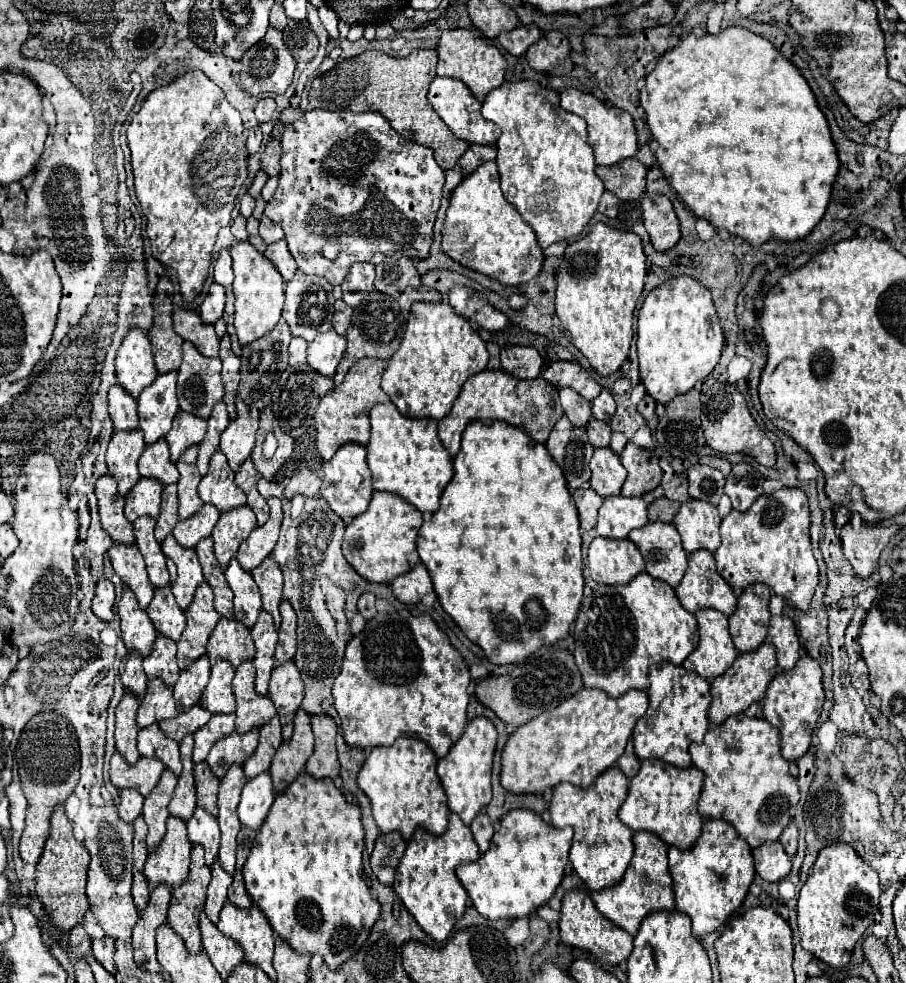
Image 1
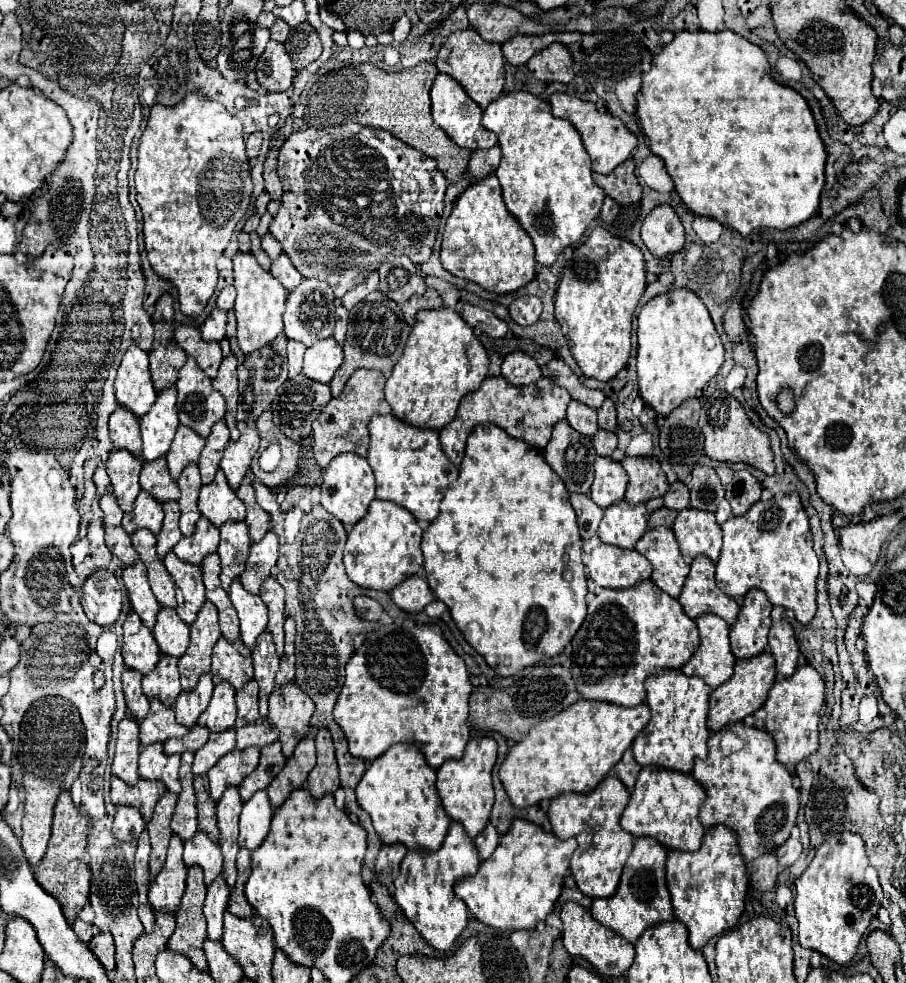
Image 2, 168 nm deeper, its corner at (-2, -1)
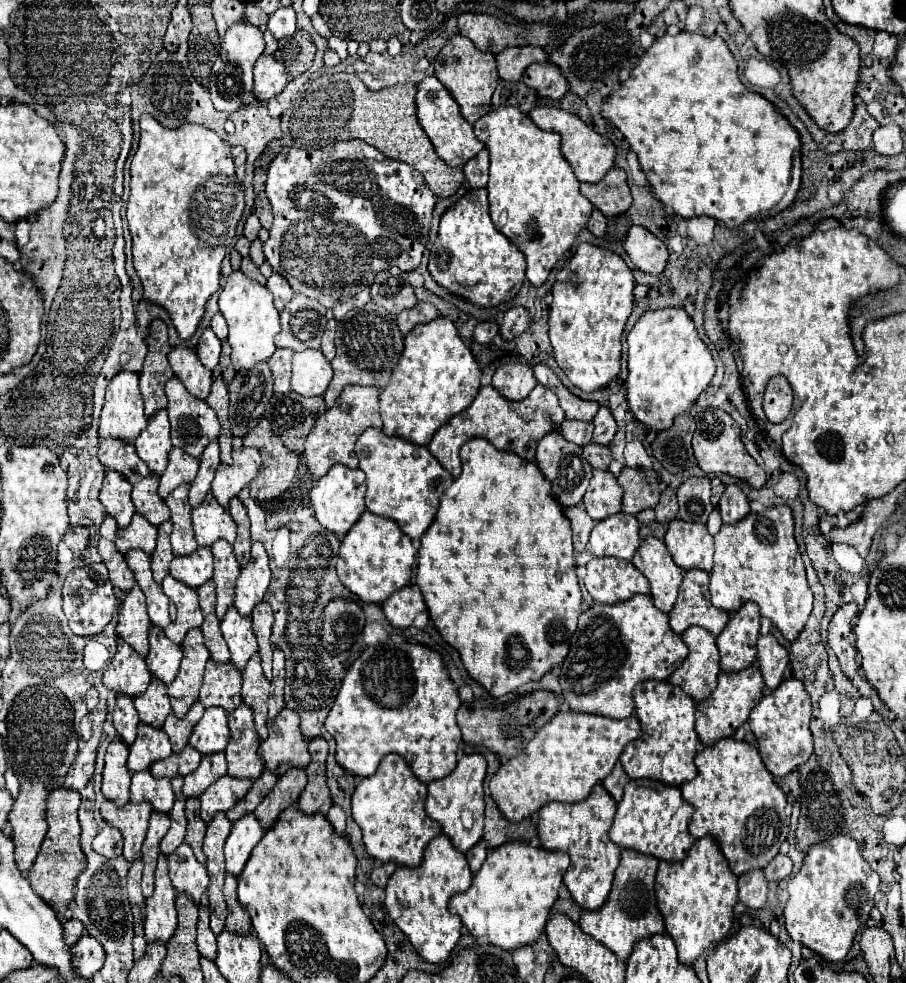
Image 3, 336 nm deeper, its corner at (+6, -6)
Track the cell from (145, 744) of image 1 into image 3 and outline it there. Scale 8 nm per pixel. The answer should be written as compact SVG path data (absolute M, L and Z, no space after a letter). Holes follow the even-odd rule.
M140 770L132 774L130 800L148 800L156 812L170 812L174 804L174 792L170 788L170 778L154 778L150 770Z

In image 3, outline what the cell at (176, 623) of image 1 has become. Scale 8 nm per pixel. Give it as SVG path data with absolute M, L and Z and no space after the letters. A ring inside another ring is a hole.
M158 626L150 628L150 652L146 656L146 664L154 676L158 676L162 682L170 684L178 672L182 660L182 648L174 644L164 630Z

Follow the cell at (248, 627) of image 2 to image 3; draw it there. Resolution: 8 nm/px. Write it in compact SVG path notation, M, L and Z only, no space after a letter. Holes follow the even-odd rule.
M230 606L220 628L222 628L226 644L230 648L230 660L234 662L234 666L238 670L244 670L250 656L256 654L256 650L258 650L254 628L252 628L252 618L240 616L238 610L234 606Z

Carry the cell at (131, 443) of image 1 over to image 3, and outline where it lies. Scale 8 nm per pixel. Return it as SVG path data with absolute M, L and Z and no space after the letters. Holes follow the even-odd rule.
M106 470L104 484L100 490L100 502L104 504L106 512L118 522L120 528L126 528L132 520L132 514L136 512L132 500L130 500L132 484L120 476L116 470Z

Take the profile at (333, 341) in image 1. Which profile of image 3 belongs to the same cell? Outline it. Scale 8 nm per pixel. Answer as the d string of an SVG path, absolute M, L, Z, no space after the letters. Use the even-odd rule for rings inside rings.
M320 350L294 354L292 390L302 396L322 396L332 380L332 366Z

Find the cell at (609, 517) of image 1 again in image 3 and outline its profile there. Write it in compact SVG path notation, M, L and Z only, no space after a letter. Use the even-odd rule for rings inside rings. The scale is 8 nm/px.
M612 514L600 522L596 522L590 534L590 552L594 556L614 556L622 560L632 560L640 536L638 536L638 520L632 514Z

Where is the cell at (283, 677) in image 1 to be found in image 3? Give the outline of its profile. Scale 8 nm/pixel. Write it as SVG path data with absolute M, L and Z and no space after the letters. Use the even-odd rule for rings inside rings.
M284 708L274 720L268 720L268 738L260 744L260 756L276 776L292 766L308 766L308 742L300 732L296 710Z

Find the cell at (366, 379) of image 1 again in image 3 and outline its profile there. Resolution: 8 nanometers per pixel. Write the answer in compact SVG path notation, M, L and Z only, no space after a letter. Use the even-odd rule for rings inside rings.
M346 386L336 404L328 408L322 416L318 416L312 432L306 438L304 458L314 478L322 478L334 464L344 464L348 468L358 468L358 460L354 458L354 442L356 438L370 426L382 428L382 418L378 412L378 390L374 386Z

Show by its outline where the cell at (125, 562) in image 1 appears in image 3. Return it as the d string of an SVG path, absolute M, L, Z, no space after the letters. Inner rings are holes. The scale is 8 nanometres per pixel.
M134 586L132 592L126 592L124 602L118 612L118 636L124 638L140 656L148 654L148 630L150 618L146 612L146 600L140 586Z

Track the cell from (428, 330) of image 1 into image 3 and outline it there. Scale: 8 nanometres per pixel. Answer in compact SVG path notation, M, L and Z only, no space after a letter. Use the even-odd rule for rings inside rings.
M438 316L432 322L418 324L404 338L404 352L394 368L390 382L380 390L379 407L384 432L426 446L434 432L454 414L472 404L480 388L480 368L466 348L450 318Z

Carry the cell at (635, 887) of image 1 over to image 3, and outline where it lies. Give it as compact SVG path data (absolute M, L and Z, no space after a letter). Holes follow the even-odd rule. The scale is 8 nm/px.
M624 848L606 904L598 912L594 910L582 912L580 928L586 934L592 934L592 938L596 938L598 942L604 942L604 946L610 948L622 962L628 960L636 942L664 932L664 918L656 906L656 896L654 896L656 868L658 868L658 860L654 856L646 856L640 854L638 850Z

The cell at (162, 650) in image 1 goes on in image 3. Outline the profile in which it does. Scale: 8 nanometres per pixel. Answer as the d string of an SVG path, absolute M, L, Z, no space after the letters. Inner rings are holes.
M152 678L146 692L138 694L134 698L134 706L136 706L142 722L160 728L164 724L166 716L172 712L166 684L160 682L160 678Z

